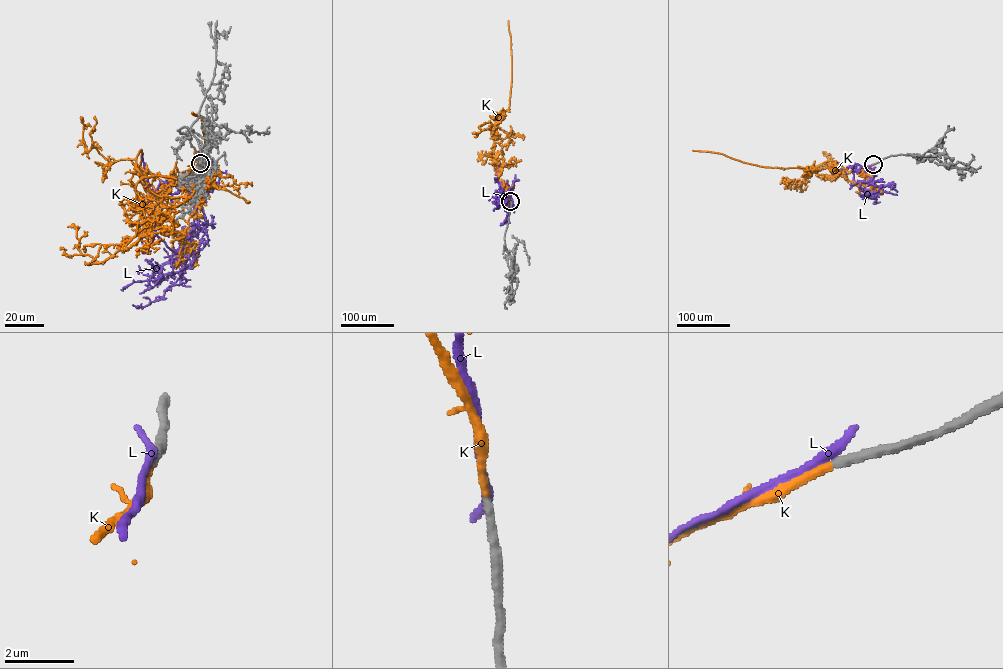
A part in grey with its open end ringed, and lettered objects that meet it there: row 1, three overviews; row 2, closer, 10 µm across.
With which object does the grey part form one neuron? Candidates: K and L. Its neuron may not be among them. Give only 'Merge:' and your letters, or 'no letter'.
Merge: K

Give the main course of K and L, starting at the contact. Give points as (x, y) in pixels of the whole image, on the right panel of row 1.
K: (873, 164), (847, 172), (840, 164), (832, 160), (811, 168), (771, 167), (744, 163), (719, 153), (693, 150)
L: (873, 164), (851, 171), (853, 182), (865, 189), (886, 185), (897, 191)

